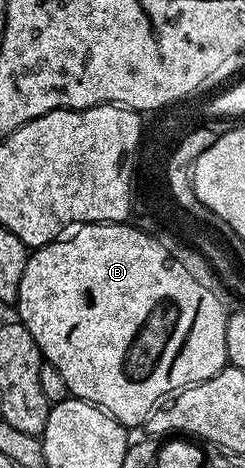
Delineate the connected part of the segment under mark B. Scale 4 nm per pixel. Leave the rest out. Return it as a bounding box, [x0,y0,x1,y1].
[17,222,229,430]

